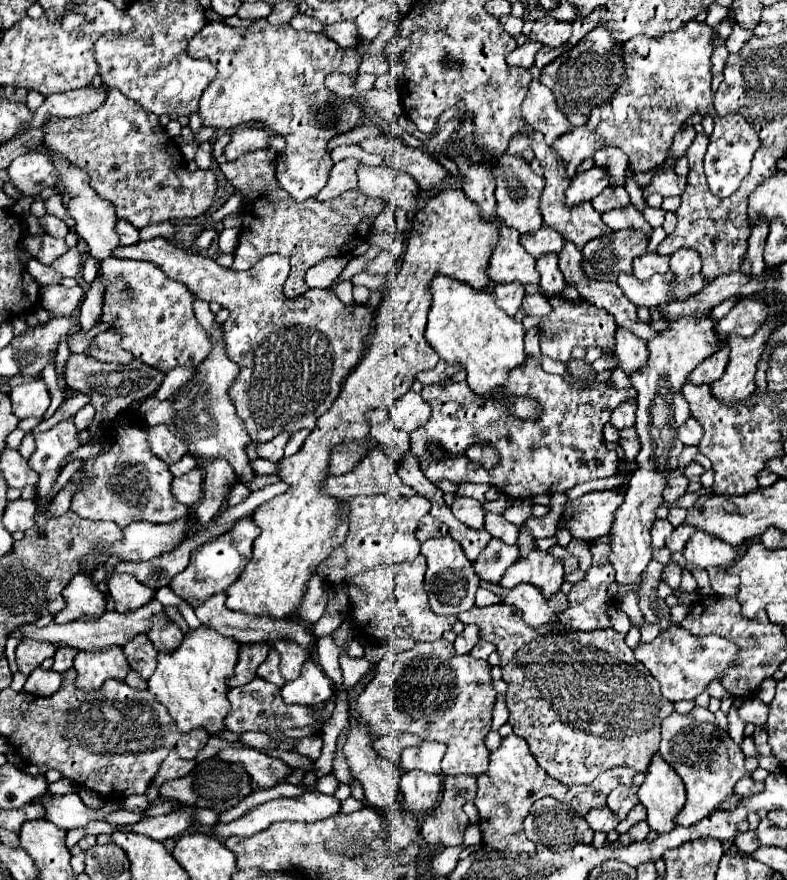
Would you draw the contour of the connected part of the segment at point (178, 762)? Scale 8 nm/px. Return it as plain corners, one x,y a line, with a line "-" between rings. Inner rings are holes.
171,751
167,755
167,759
161,763
161,769
157,773
157,777
153,779
153,785
149,787
147,791
147,797
149,801
155,801
159,795
157,795
157,787
167,781
167,779
177,779
177,777
185,777
191,769
195,767
195,761
185,761
177,755
177,751

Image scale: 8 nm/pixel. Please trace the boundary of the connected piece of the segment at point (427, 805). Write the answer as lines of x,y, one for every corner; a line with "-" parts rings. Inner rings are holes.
413,769
403,773
399,787
403,797
403,809
413,815
419,815
419,813
429,813
437,807
443,779
441,775
435,775
435,773
431,775
431,773

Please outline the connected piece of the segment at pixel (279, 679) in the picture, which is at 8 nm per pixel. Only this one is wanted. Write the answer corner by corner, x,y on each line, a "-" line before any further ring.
271,649
269,655
267,655
267,659
257,667
257,675
263,677
265,681
277,685
277,687
283,687
285,685
285,679
279,673
279,653
275,649

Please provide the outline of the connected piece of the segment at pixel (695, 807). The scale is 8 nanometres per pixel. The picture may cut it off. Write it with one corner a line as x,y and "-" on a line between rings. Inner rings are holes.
695,707
687,715
673,713
661,725
659,755
677,771
687,789
685,809
677,815
677,825
689,827
701,817
707,817
723,801
733,795
735,783
747,775
743,763
745,755
737,743
729,737
729,731
721,731
715,715
705,707

